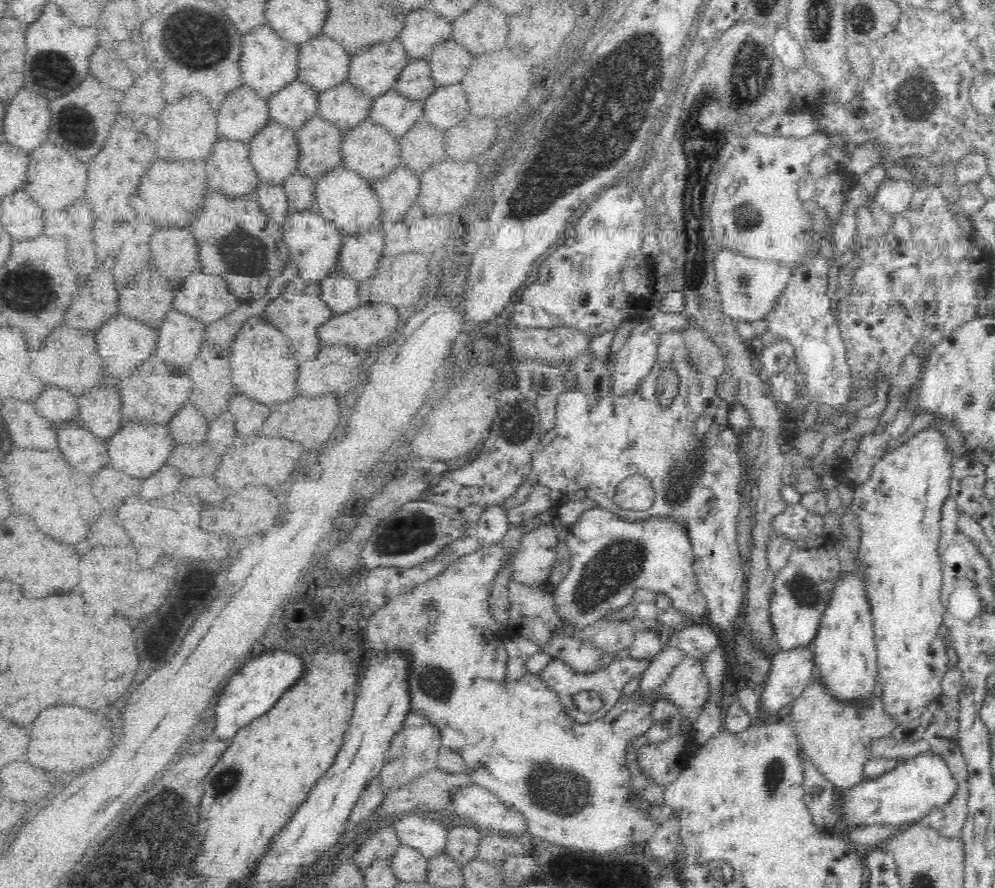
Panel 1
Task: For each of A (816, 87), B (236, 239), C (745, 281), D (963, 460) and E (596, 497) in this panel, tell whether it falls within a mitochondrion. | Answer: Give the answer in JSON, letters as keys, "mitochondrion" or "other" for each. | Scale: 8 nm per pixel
{"A":"other","B":"mitochondrion","C":"mitochondrion","D":"other","E":"other"}

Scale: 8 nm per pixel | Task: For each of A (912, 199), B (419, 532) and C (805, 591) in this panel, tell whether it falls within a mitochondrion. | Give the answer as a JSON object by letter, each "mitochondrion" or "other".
{"A":"other","B":"mitochondrion","C":"mitochondrion"}

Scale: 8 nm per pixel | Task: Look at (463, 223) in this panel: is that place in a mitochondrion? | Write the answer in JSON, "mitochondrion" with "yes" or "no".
{"mitochondrion":"no"}

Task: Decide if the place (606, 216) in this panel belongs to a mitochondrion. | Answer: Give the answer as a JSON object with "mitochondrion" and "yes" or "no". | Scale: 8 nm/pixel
{"mitochondrion":"no"}

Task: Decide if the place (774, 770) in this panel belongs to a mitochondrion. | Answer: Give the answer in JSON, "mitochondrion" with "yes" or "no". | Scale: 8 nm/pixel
{"mitochondrion":"yes"}

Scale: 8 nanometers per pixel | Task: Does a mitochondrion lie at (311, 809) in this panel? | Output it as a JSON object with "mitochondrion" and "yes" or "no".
{"mitochondrion":"no"}

